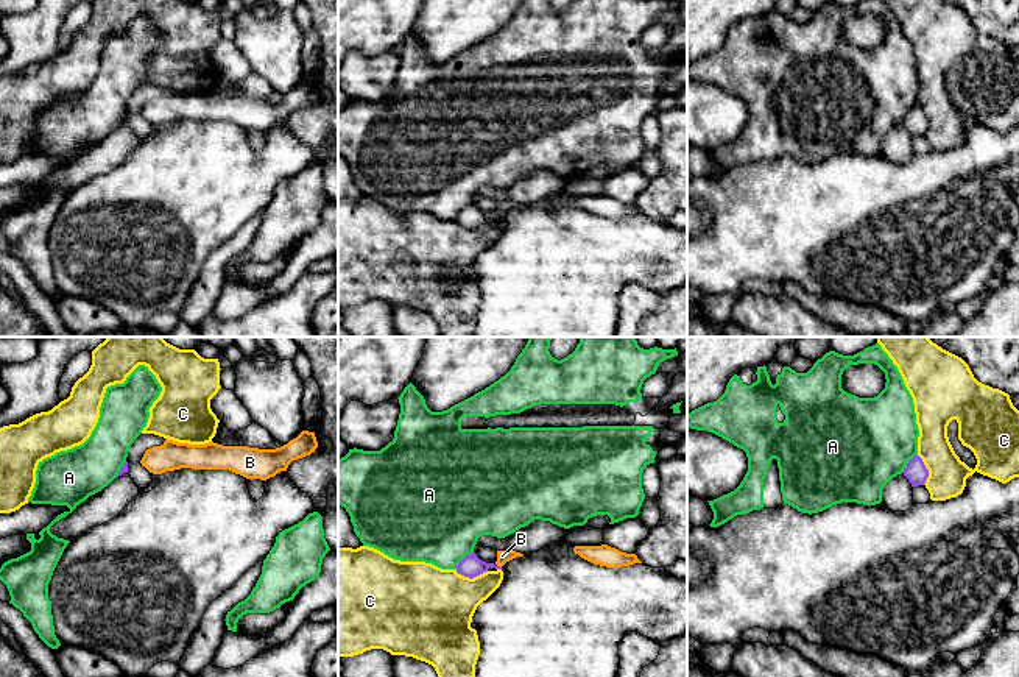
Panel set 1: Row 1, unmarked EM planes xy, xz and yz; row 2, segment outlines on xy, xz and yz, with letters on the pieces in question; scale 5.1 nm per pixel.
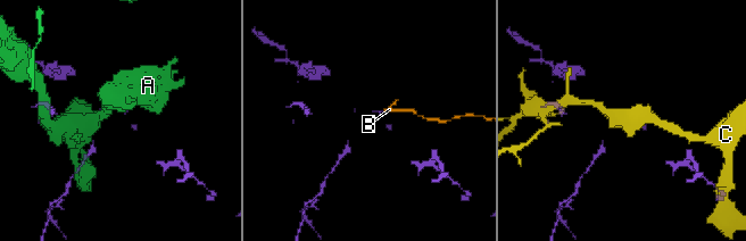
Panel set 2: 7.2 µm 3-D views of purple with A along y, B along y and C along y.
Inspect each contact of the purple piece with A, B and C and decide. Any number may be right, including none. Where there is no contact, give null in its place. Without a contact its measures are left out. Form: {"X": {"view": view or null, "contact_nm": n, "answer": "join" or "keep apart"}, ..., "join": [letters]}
{"A": {"view": "xz", "contact_nm": 140, "answer": "keep apart"}, "B": {"view": "xz", "contact_nm": 30, "answer": "join"}, "C": {"view": "xz", "contact_nm": 170, "answer": "keep apart"}, "join": ["B"]}

